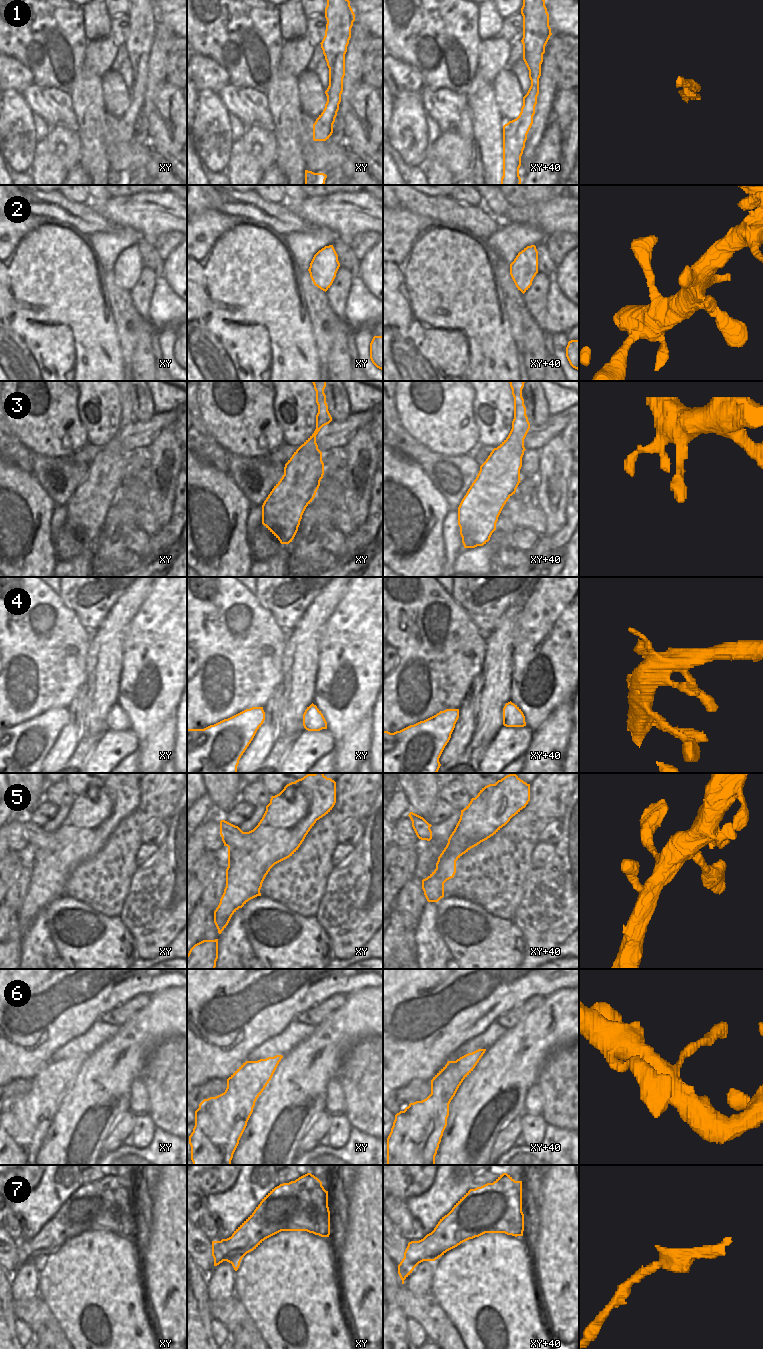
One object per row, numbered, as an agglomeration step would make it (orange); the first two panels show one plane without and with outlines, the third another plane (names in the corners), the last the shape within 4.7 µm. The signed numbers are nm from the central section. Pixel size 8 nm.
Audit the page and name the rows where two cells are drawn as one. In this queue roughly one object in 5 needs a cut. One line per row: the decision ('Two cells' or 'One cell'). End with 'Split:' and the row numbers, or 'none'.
1: One cell
2: One cell
3: One cell
4: One cell
5: One cell
6: One cell
7: One cell
Split: none.

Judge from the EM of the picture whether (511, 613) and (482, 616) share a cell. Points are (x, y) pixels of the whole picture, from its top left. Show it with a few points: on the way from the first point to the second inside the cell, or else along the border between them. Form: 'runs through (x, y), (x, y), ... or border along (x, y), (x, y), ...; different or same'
border along (520, 598), (503, 614), (499, 623), (490, 634); different

